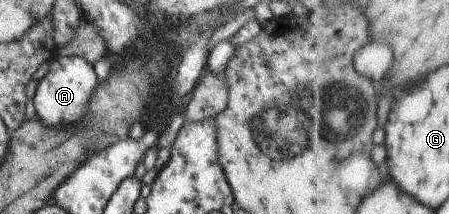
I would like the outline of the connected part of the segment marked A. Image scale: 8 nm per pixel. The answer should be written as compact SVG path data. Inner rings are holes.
M81 55L54 57L48 65L46 74L39 80L33 96L36 119L55 130L75 126L68 123L78 121L84 115L86 101L94 87L96 87L96 75L92 65L84 57ZM60 123L66 123L66 125L60 125Z

